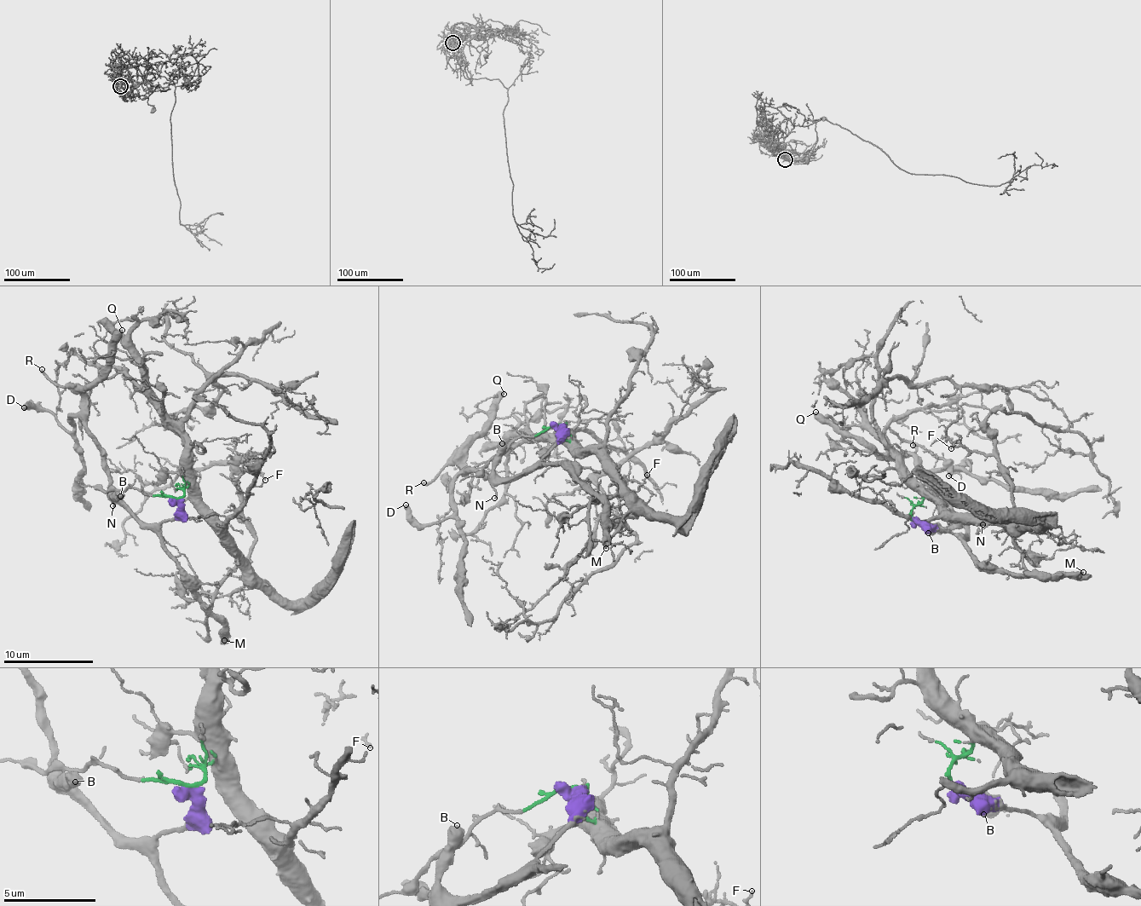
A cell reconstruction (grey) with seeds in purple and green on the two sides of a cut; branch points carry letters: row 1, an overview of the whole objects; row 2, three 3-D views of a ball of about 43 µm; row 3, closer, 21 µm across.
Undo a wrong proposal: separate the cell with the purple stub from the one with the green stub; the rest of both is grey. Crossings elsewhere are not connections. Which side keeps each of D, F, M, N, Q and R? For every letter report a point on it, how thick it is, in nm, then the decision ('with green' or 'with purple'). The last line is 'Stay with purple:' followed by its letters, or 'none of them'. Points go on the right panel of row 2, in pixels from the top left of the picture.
D: place (948, 476); calibre 360 nm; with purple
F: place (951, 448); calibre 120 nm; with green
M: place (1083, 572); calibre 440 nm; with purple
N: place (982, 524); calibre 130 nm; with purple
Q: place (815, 412); calibre 460 nm; with purple
R: place (913, 445); calibre 200 nm; with purple
Stay with purple: D, M, N, Q, R

